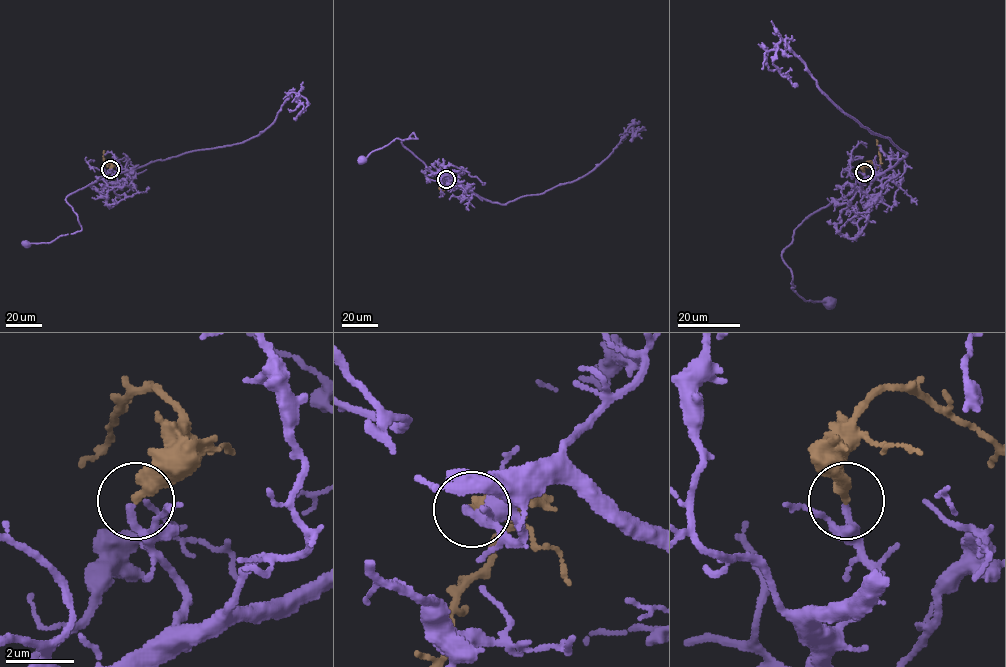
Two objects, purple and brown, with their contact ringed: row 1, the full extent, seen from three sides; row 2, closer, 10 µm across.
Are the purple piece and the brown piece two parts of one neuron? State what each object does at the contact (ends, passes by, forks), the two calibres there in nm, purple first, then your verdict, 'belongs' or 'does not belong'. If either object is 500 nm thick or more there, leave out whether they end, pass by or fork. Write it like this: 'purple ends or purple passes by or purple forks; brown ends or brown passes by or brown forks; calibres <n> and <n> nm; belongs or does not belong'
purple ends; brown ends; calibres 220 and 400 nm; belongs

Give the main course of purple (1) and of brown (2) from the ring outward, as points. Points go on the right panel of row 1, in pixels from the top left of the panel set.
1: (863, 172), (863, 183), (906, 154), (847, 115), (782, 39), (774, 65), (797, 86)
2: (863, 172), (866, 162), (880, 165), (876, 140)

